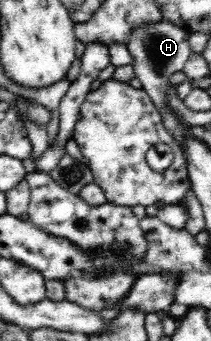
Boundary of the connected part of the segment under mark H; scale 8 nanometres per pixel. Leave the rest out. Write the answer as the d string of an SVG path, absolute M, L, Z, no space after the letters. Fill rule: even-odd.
M159 19L158 22L143 24L133 28L131 35L128 36L127 47L132 55L132 67L135 77L142 83L143 91L154 102L156 108L162 116L163 124L169 129L169 132L177 139L179 146L184 149L182 142L182 124L178 118L174 118L174 114L166 108L167 89L169 80L174 76L174 73L183 71L190 55L190 34L184 29L172 24L166 19Z

